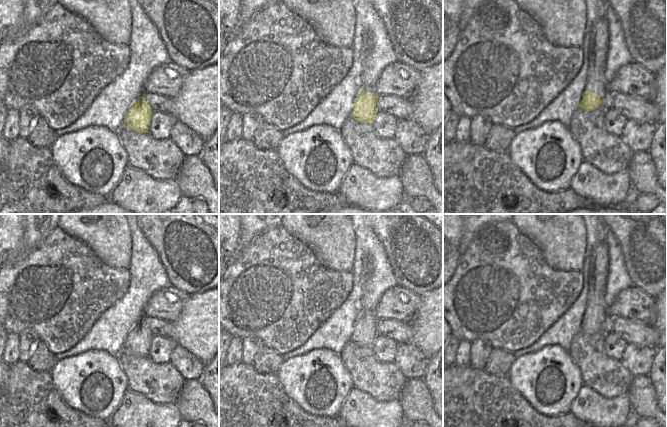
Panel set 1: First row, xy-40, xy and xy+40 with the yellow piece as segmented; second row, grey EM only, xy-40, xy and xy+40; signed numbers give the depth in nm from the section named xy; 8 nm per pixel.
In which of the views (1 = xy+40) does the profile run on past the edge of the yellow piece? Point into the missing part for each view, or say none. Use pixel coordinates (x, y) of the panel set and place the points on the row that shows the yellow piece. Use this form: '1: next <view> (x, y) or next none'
1: next xy+40 (595, 82)

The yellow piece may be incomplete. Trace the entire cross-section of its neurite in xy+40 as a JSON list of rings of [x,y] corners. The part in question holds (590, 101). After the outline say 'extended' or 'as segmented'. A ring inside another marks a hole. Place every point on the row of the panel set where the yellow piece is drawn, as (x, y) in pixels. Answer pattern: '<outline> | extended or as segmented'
[[[604,0],[598,2],[598,18],[590,30],[590,46],[588,48],[588,76],[582,94],[580,107],[593,111],[597,109],[606,94],[604,64],[608,52],[608,22],[606,12],[610,6]]] | extended

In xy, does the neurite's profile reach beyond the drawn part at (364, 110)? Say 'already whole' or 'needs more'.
needs more

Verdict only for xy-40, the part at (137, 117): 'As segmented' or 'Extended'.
As segmented

